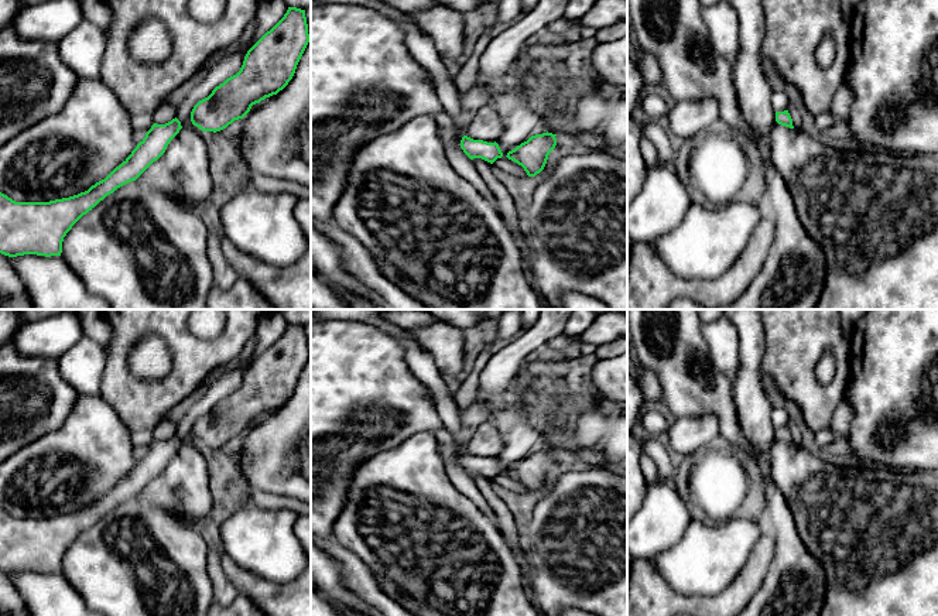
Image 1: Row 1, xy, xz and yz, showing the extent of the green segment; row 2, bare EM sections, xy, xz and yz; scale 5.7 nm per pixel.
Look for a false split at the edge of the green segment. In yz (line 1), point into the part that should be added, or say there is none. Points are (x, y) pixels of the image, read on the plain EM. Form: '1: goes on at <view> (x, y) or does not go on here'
1: does not go on here

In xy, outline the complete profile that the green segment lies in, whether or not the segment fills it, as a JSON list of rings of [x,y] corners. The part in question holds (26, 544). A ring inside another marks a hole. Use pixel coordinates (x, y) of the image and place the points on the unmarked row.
[[[177,434],[165,441],[154,439],[146,449],[146,454],[119,483],[116,483],[105,496],[78,511],[49,519],[16,519],[0,509],[0,569],[8,574],[24,571],[45,574],[61,572],[64,554],[72,543],[117,504],[136,497],[165,469],[167,462],[181,445],[181,438]]]

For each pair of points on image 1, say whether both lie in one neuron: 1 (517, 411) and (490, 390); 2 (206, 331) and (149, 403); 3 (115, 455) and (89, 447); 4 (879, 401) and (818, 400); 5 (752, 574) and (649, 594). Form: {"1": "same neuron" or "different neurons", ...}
{"1": "different neurons", "2": "different neurons", "3": "same neuron", "4": "different neurons", "5": "same neuron"}

